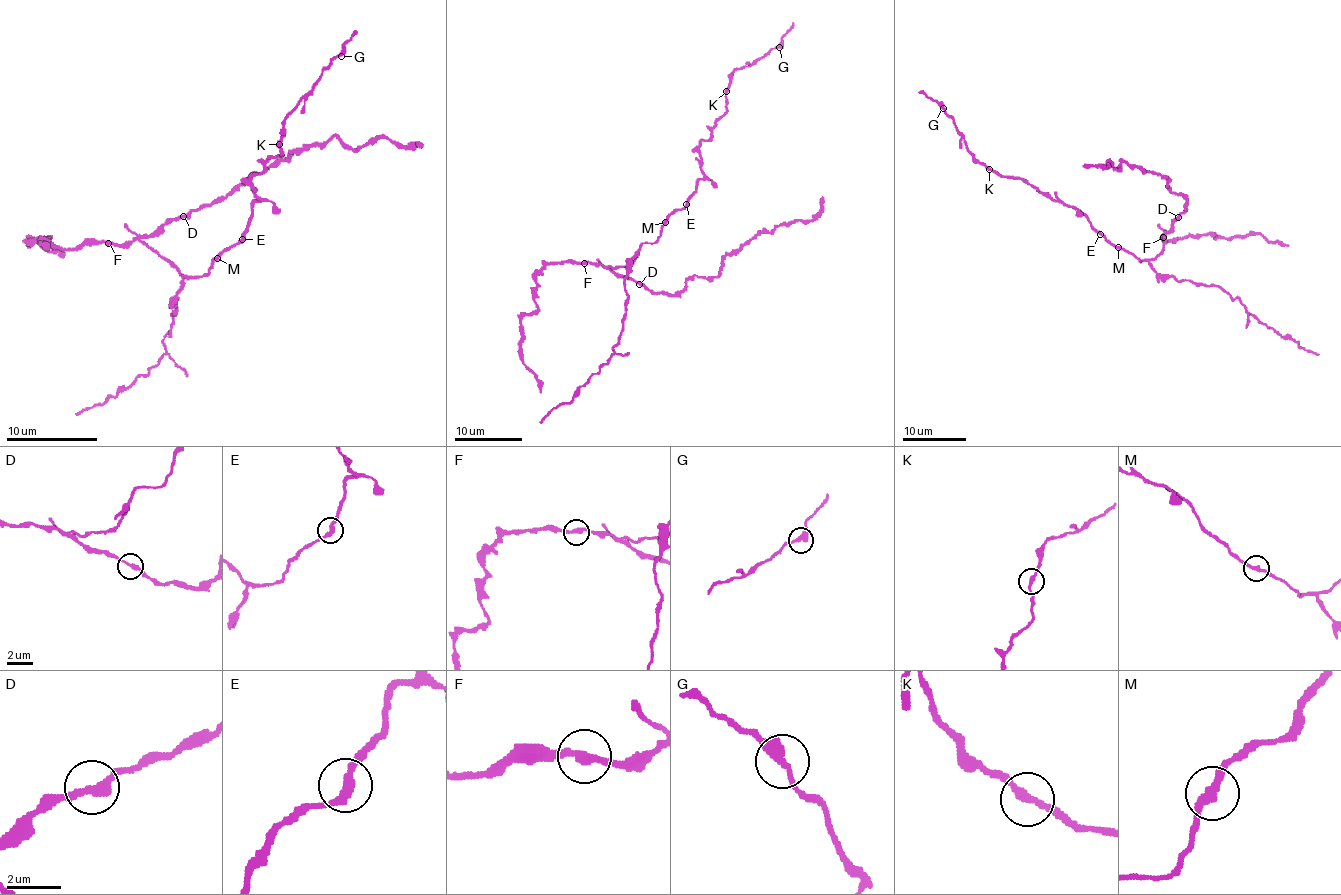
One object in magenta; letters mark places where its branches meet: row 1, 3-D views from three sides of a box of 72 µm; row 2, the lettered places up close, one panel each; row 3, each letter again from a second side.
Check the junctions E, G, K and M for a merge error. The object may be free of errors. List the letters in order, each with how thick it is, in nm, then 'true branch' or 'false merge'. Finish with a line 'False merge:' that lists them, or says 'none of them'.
E: 280 nm thick; true branch
G: 320 nm thick; true branch
K: 260 nm thick; true branch
M: 280 nm thick; false merge
False merge: M

